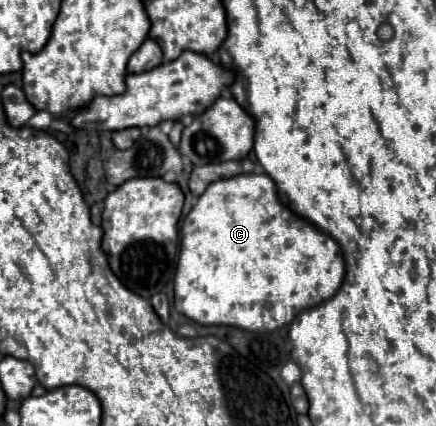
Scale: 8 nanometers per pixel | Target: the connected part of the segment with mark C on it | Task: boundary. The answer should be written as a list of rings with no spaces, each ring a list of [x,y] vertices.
[[[241,174],[211,184],[183,220],[174,306],[177,312],[203,326],[223,324],[249,332],[273,332],[289,324],[303,308],[331,298],[343,282],[343,272],[345,264],[339,244],[283,206],[267,174]]]

